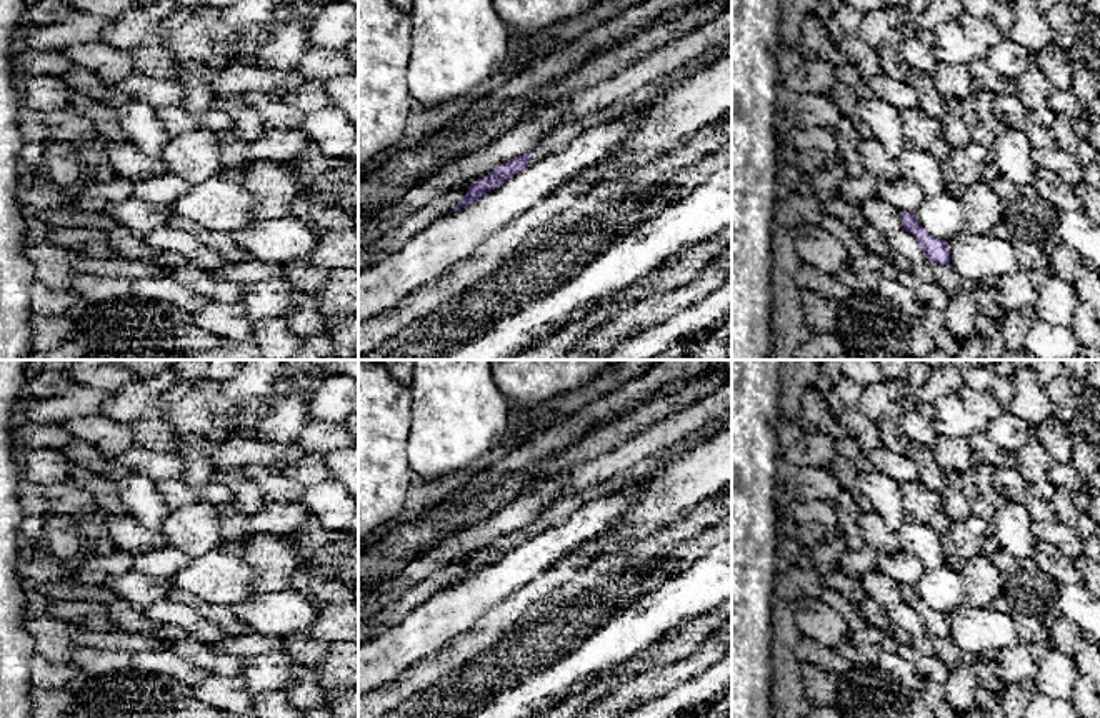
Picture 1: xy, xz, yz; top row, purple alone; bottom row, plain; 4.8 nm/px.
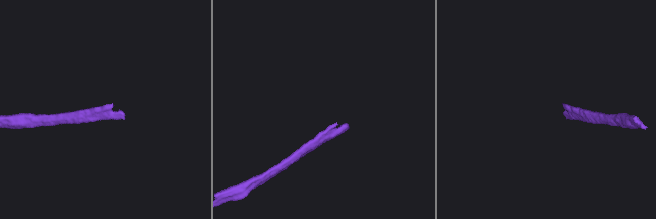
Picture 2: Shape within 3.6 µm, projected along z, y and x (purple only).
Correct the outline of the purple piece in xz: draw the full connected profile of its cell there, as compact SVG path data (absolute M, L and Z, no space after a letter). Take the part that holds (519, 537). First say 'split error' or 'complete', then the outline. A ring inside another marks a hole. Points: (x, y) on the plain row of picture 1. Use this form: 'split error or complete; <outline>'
split error; M587 490L545 508L530 525L503 535L490 548L470 556L467 568L452 585L462 583L463 580L478 573L483 566L495 563L518 545L523 545L528 538L533 538L545 530L562 523L570 513L573 513L592 498L592 491Z

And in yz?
complete; M900 585L900 593L903 603L912 606L918 618L923 621L925 630L932 636L942 636L948 638L950 636L950 626L947 621L947 615L942 611L937 611L930 608L918 595L913 585Z

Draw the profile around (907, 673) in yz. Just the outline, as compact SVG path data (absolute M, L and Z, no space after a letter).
M882 651L877 663L885 673L895 676L902 685L905 685L913 695L917 695L923 685L925 676L918 671L918 668L907 661L898 653Z

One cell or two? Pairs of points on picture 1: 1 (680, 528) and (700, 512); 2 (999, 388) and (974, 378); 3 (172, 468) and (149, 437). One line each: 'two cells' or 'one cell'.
1: one cell
2: one cell
3: two cells

